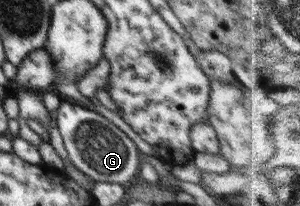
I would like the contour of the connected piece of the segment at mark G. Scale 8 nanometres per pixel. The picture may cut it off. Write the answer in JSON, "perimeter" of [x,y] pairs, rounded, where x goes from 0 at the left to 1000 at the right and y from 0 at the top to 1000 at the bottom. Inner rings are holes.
{"perimeter":[[[203,495],[190,539],[190,607],[210,660],[223,762],[263,835],[313,883],[420,893],[453,879],[477,777],[450,694],[343,558],[300,539],[260,500]]]}

